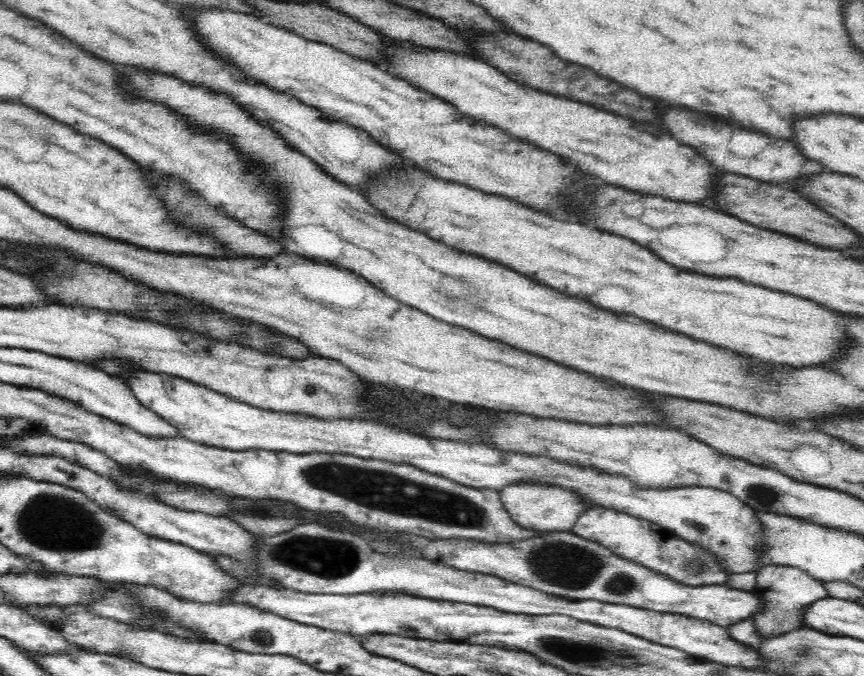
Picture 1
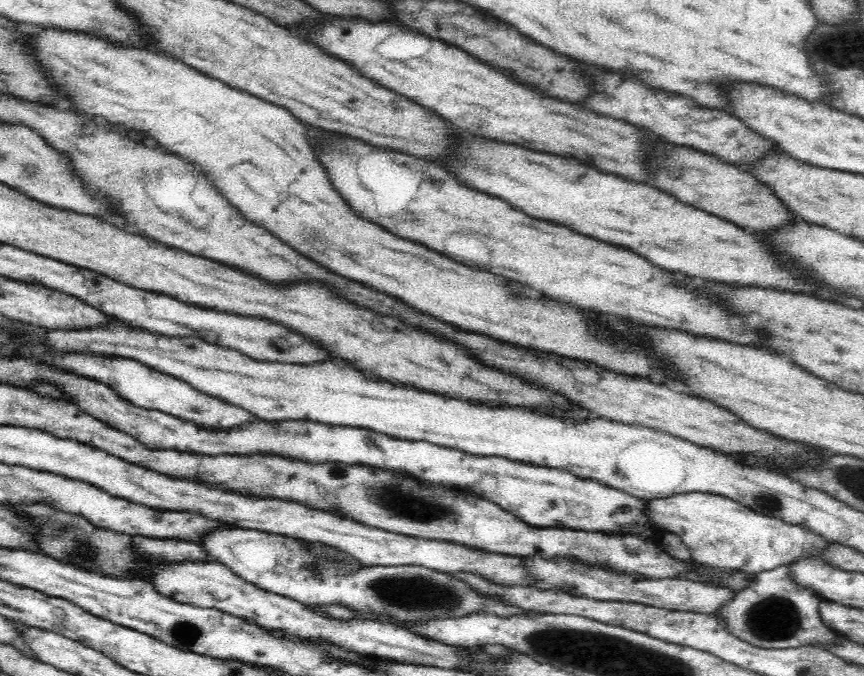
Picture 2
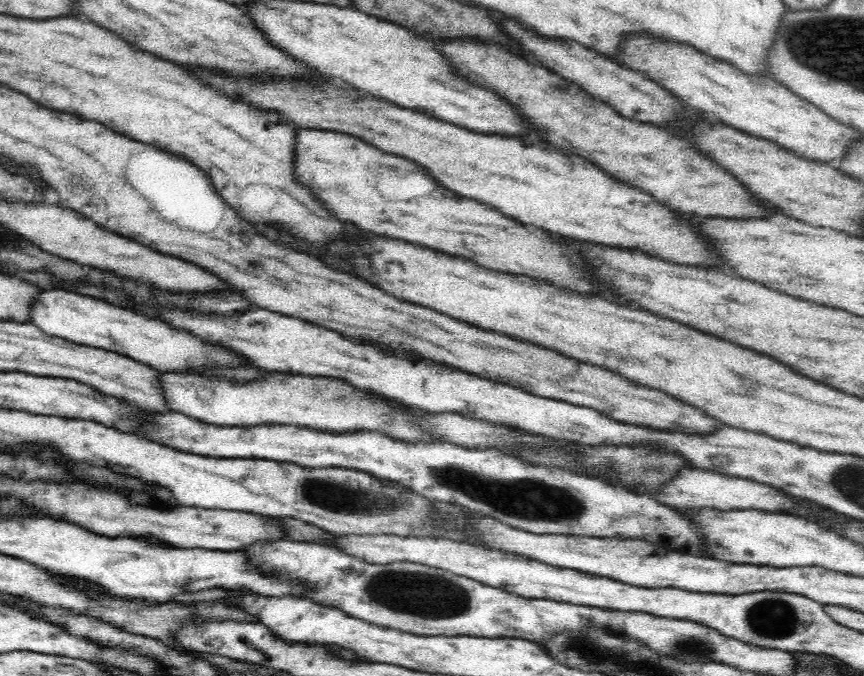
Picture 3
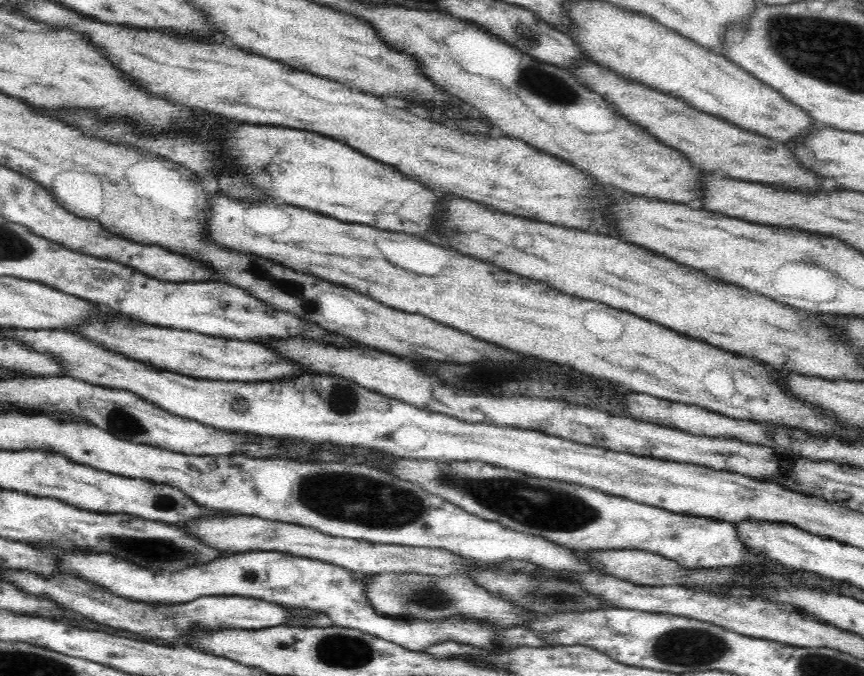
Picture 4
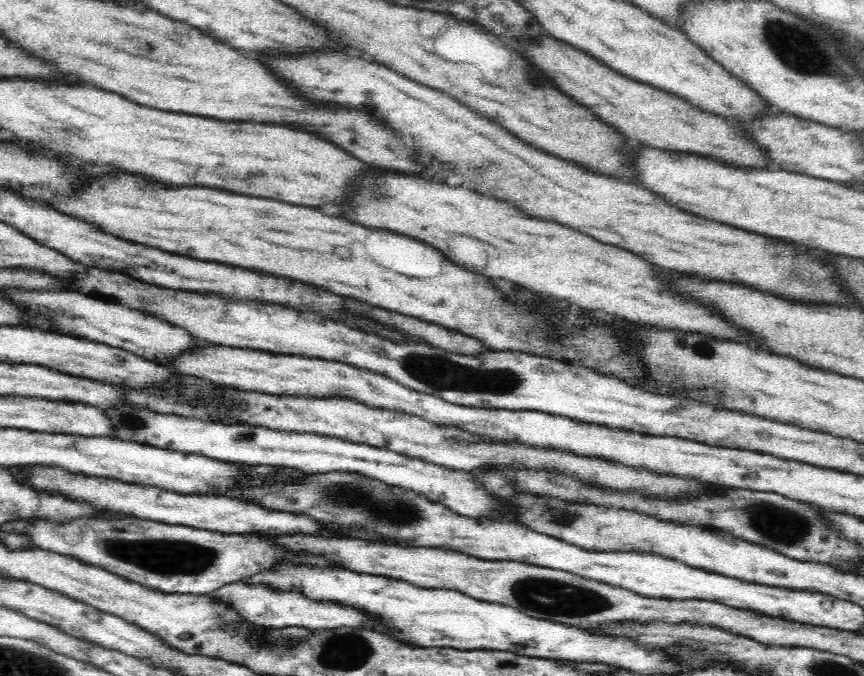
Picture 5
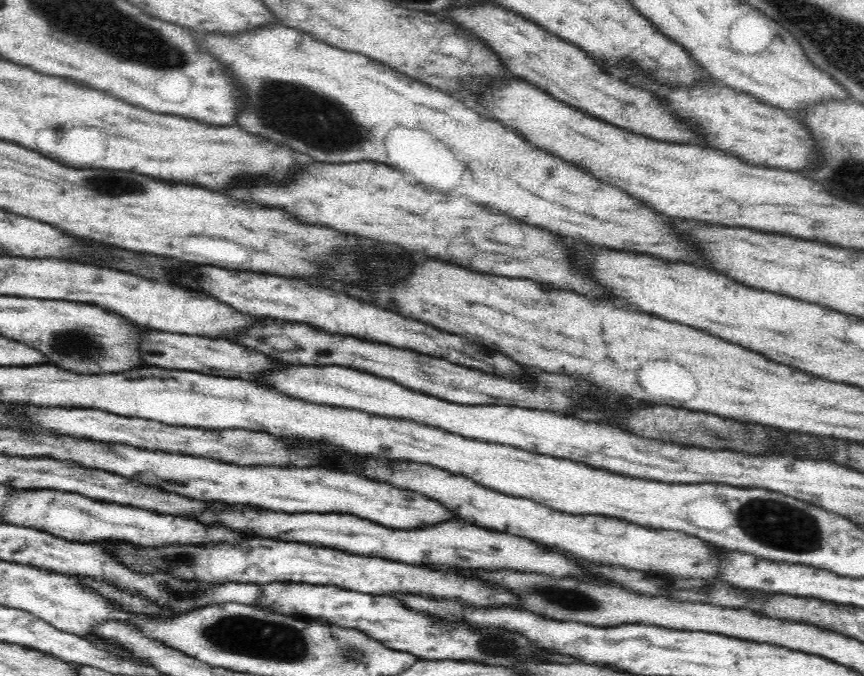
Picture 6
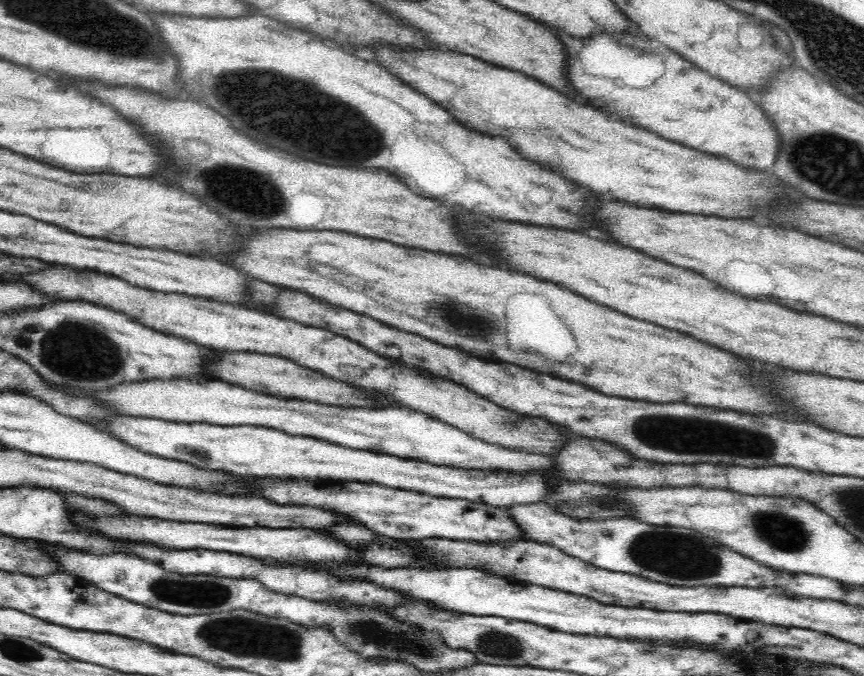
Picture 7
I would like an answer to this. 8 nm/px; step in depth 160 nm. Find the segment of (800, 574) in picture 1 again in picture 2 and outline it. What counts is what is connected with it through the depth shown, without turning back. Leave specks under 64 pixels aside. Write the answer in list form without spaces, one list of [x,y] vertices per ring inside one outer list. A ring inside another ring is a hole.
[[[780,566],[756,575],[756,580],[748,588],[734,594],[734,598],[718,608],[712,617],[716,617],[731,636],[758,648],[828,648],[842,644],[844,638],[822,622],[819,613],[821,601],[820,596],[789,578],[789,566]]]

